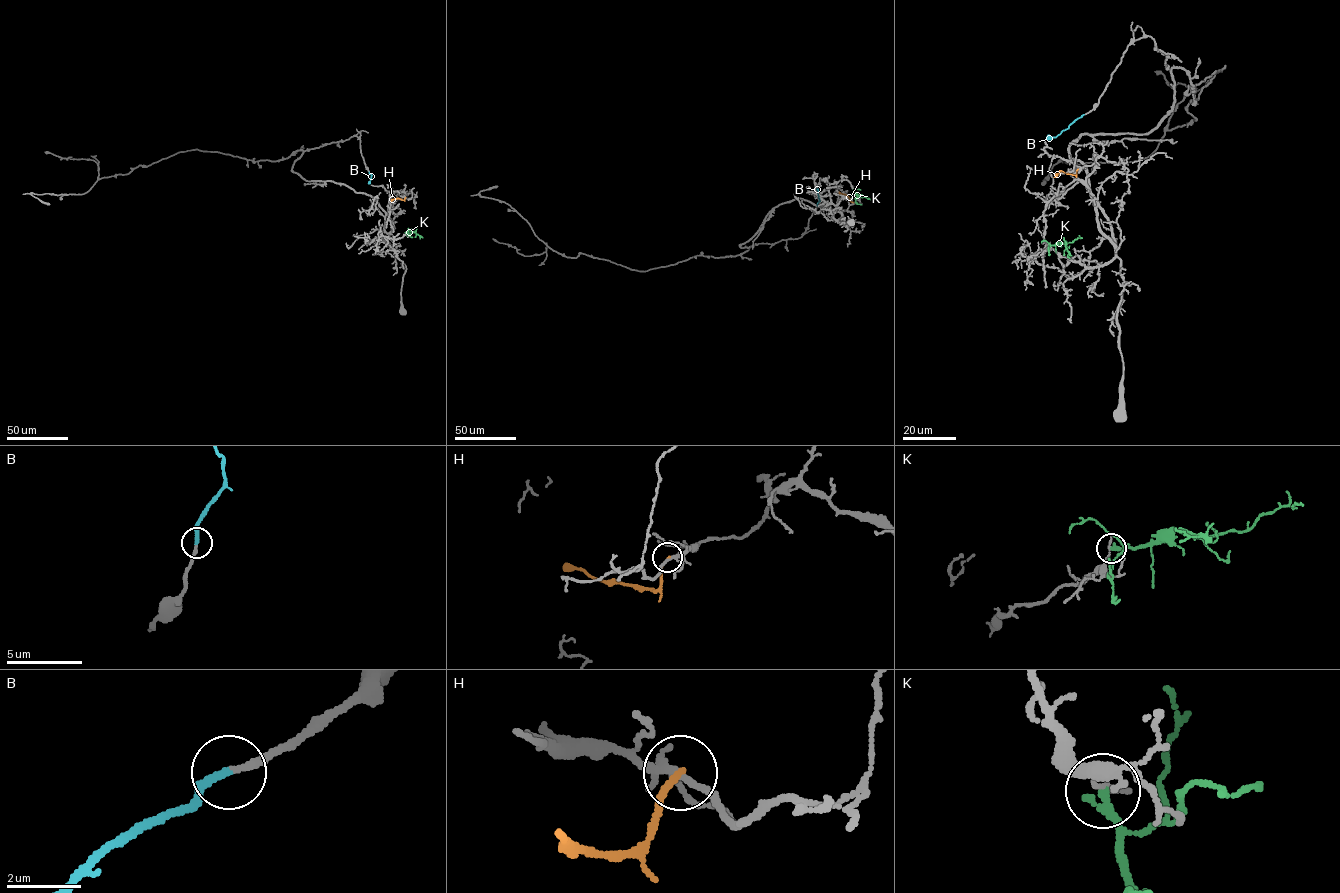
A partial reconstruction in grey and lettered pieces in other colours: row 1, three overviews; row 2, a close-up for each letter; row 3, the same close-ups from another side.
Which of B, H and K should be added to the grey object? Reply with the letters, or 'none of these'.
B

